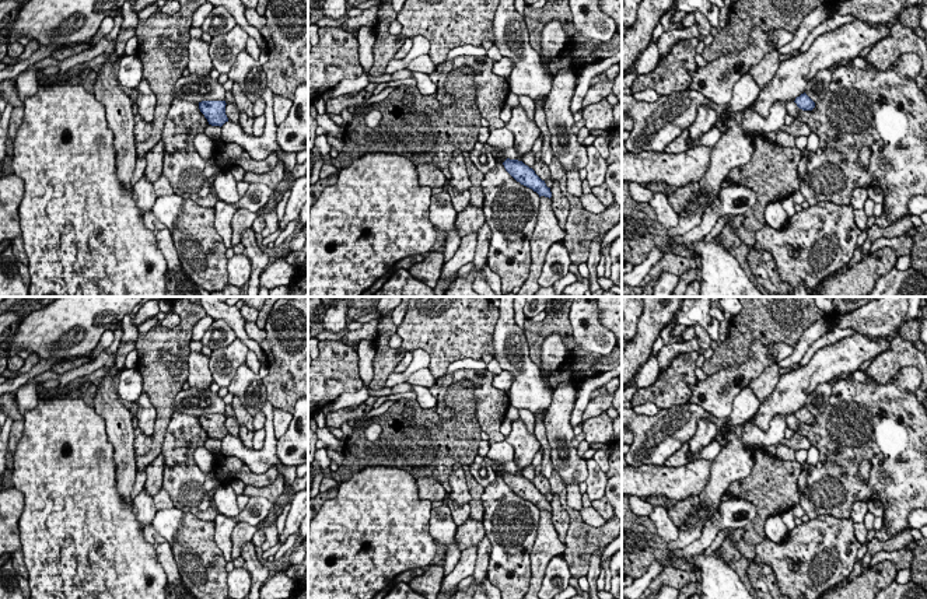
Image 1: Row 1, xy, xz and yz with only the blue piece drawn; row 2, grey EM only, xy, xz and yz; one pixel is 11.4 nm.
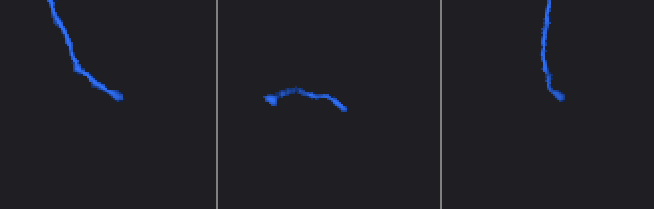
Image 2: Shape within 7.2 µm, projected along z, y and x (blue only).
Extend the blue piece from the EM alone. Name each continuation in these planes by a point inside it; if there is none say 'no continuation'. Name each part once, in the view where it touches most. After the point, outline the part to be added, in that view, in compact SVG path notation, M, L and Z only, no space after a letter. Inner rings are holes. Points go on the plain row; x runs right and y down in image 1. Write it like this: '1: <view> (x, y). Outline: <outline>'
no continuation

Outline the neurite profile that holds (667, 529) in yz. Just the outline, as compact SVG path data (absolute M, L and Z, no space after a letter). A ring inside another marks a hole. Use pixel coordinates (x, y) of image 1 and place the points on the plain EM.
M654 507L648 518L655 525L658 535L667 539L678 539L679 528L669 519L668 511L664 507Z

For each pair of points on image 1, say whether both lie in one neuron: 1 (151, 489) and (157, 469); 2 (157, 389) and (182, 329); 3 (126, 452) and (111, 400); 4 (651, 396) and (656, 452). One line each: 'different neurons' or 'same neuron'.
1: same neuron
2: same neuron
3: same neuron
4: different neurons

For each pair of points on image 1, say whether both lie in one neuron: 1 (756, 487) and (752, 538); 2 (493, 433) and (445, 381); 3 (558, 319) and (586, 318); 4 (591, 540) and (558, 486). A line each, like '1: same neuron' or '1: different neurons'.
1: same neuron
2: same neuron
3: different neurons
4: same neuron

